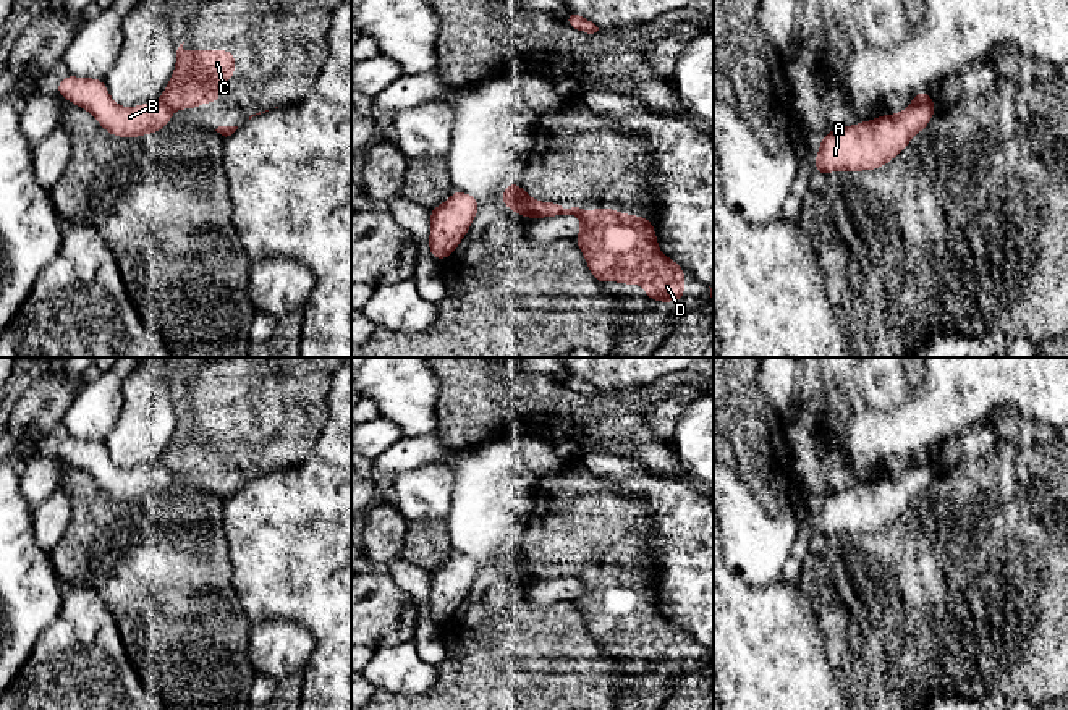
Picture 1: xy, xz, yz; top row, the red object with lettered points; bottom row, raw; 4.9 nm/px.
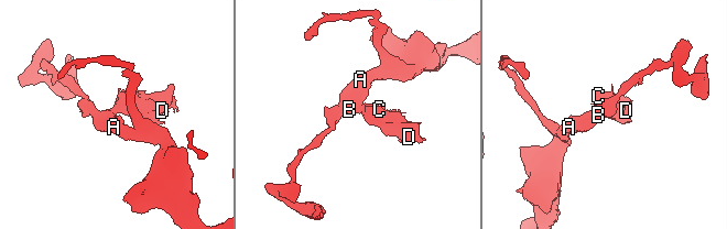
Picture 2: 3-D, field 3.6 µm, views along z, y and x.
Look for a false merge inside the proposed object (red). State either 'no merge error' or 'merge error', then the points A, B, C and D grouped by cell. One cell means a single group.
merge error | A B / C D

